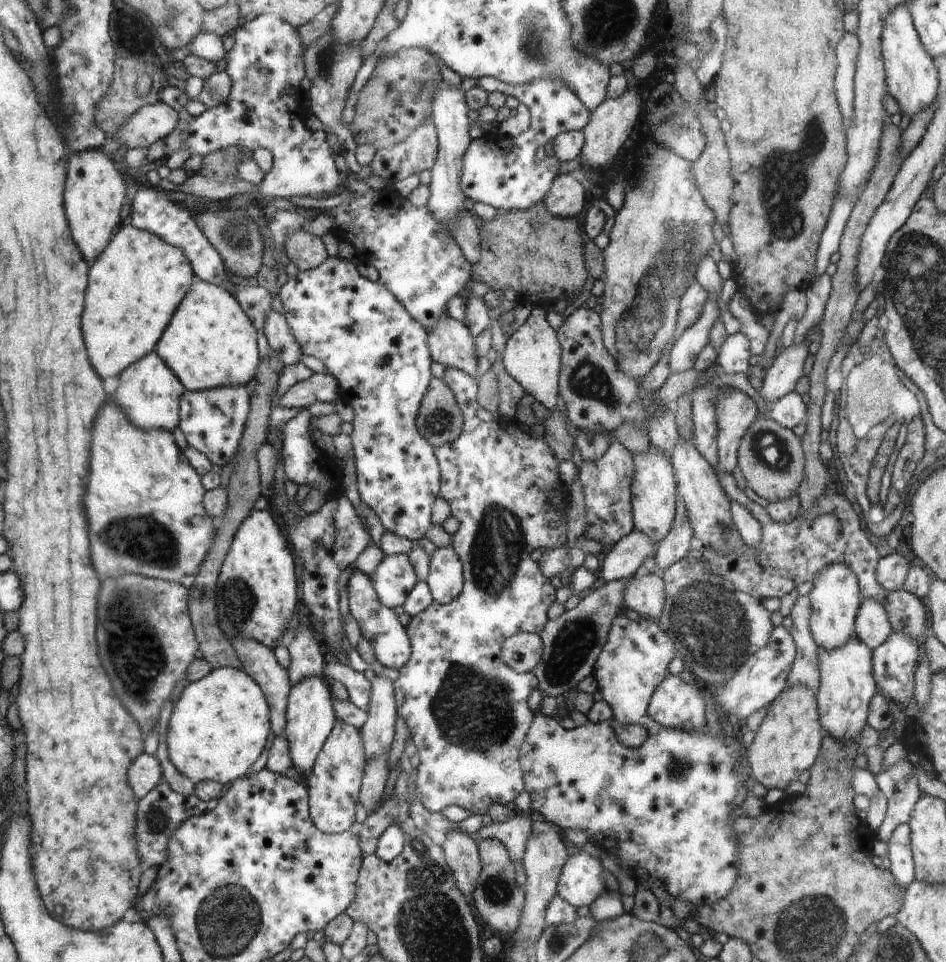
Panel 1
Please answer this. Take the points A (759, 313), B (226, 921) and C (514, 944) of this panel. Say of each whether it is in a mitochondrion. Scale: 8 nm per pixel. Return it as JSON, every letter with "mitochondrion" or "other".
{"A":"other","B":"mitochondrion","C":"other"}

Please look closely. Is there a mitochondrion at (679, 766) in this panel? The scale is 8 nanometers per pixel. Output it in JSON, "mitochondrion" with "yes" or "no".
{"mitochondrion":"yes"}

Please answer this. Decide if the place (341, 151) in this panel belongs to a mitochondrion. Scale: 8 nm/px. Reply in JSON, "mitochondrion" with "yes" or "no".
{"mitochondrion":"no"}

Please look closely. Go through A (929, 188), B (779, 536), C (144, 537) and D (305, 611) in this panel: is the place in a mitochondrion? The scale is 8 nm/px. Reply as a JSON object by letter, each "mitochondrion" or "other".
{"A":"other","B":"other","C":"mitochondrion","D":"other"}

